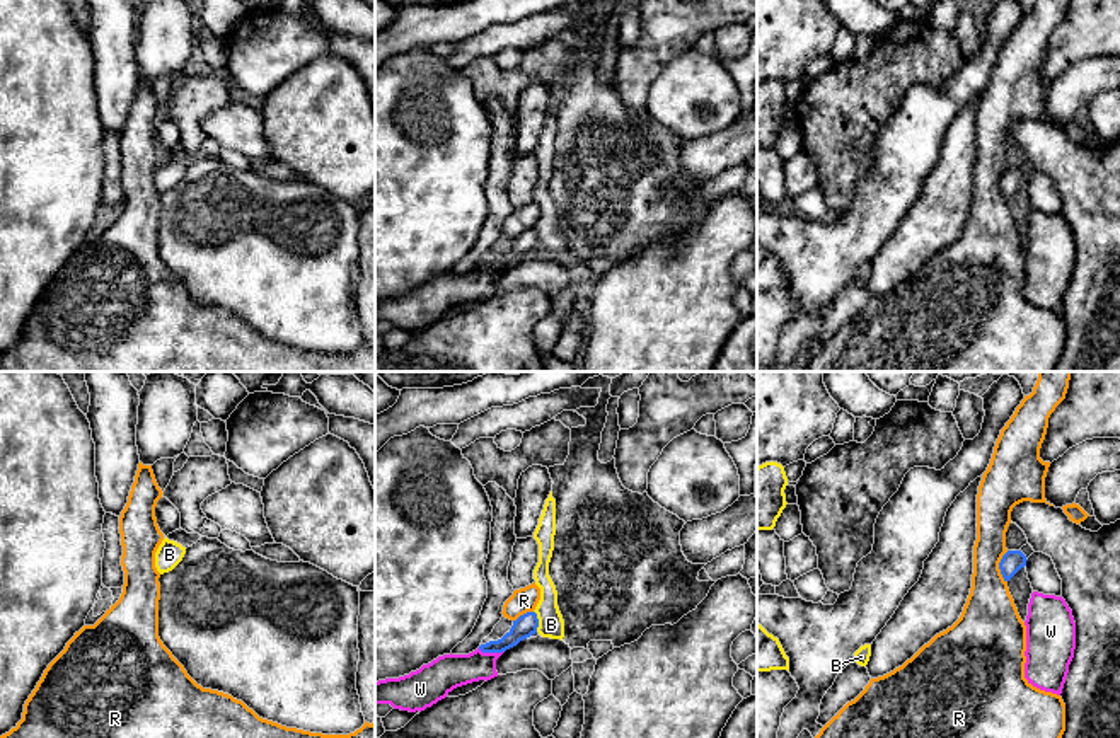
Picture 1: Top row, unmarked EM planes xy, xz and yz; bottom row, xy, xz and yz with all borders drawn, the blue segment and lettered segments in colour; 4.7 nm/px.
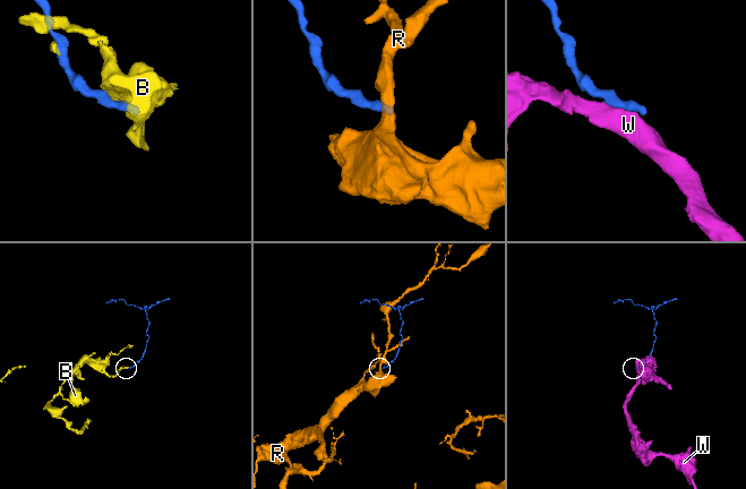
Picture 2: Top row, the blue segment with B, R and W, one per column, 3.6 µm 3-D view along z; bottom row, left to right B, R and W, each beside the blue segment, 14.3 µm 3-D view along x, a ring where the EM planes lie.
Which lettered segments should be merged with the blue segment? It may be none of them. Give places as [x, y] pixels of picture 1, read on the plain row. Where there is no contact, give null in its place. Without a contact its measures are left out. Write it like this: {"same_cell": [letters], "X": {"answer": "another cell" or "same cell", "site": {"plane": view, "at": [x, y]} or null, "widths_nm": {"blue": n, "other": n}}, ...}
{"same_cell": [], "B": {"answer": "another cell", "site": {"plane": "xz", "at": [537, 239]}, "widths_nm": {"blue": 100, "other": 120}}, "R": {"answer": "another cell", "site": {"plane": "yz", "at": [999, 184]}, "widths_nm": {"blue": 100, "other": 260}}, "W": {"answer": "another cell", "site": {"plane": "xz", "at": [491, 270]}, "widths_nm": {"blue": 100, "other": 170}}}

